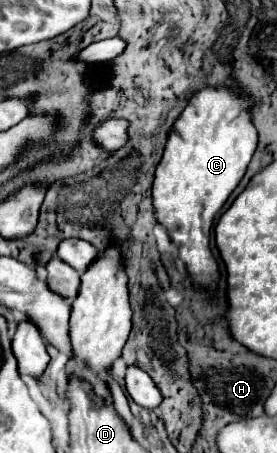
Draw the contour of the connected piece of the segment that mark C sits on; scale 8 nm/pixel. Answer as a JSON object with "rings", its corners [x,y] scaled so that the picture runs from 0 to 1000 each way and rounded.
{"rings":[[[736,192],[708,201],[621,276],[585,355],[563,369],[549,413],[563,483],[650,545],[650,572],[671,581],[693,620],[736,638],[773,638],[787,620],[787,581],[758,554],[773,479],[874,400],[931,316],[895,245],[910,245],[910,219],[823,192]]]}

